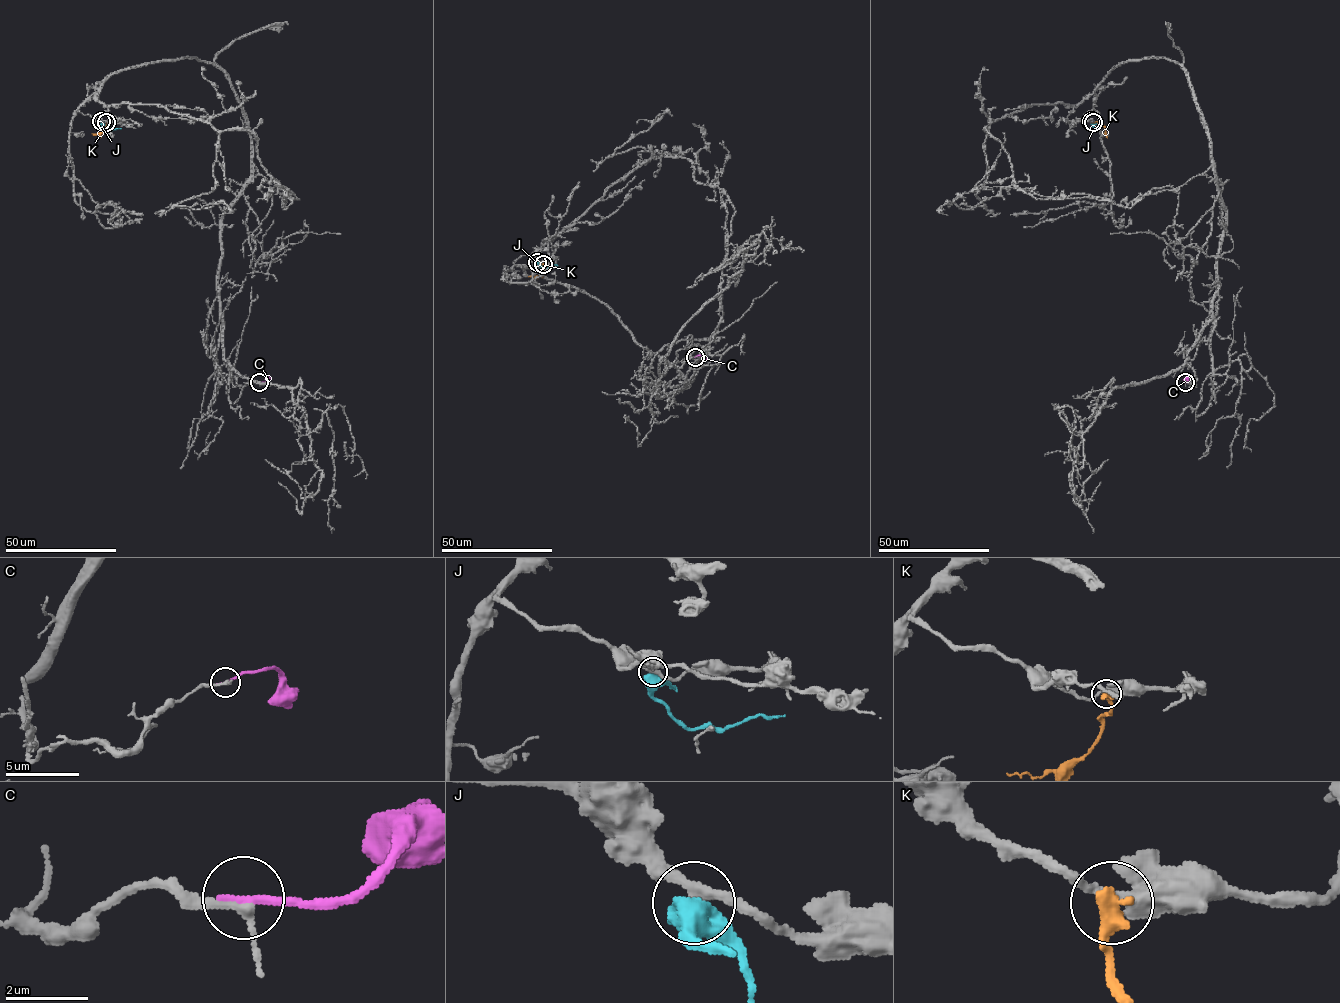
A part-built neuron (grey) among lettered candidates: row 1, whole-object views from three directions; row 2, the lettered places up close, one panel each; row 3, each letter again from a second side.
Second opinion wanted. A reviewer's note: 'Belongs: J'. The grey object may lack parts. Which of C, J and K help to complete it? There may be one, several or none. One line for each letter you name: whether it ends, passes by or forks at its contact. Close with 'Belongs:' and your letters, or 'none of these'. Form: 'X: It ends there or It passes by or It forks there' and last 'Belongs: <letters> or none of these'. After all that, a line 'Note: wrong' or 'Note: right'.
J: It ends there
Belongs: J
Note: right

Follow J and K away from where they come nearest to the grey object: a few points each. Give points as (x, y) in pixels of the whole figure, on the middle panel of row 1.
J: (537, 262), (543, 267), (557, 265)
K: (543, 264), (542, 276), (528, 276)

